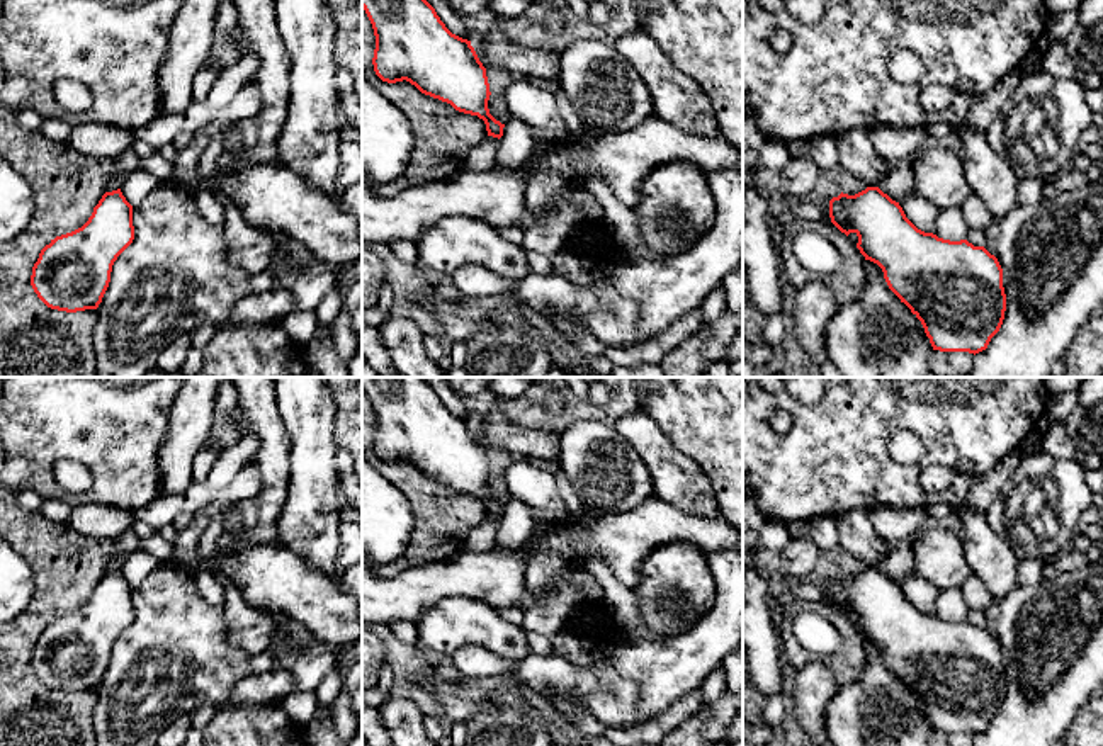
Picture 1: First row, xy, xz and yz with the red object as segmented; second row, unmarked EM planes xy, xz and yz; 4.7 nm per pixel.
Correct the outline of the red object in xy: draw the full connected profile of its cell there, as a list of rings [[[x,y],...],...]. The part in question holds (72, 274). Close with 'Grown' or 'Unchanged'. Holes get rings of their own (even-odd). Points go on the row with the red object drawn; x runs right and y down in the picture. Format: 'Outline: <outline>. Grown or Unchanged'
Outline: [[[121,189],[105,192],[82,228],[56,236],[41,250],[31,285],[51,309],[97,309],[114,262],[133,240],[133,206]]]. Unchanged

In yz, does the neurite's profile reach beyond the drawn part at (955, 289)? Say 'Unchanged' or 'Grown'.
Unchanged

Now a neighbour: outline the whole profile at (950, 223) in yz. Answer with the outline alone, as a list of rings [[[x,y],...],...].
[[[960,206],[940,209],[935,219],[933,235],[950,241],[960,241],[967,240],[970,231],[972,229]]]

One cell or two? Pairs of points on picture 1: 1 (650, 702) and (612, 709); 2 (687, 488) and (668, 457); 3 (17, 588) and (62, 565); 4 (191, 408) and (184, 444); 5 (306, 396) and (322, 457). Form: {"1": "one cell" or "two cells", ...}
{"1": "two cells", "2": "one cell", "3": "two cells", "4": "one cell", "5": "one cell"}

